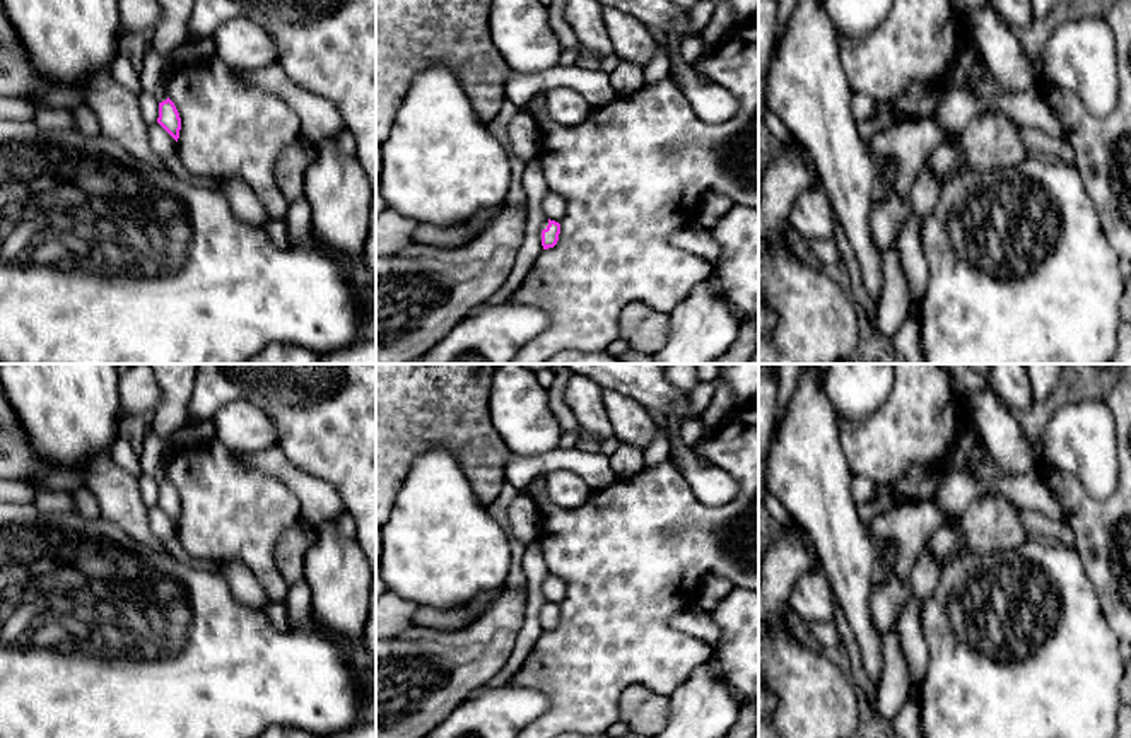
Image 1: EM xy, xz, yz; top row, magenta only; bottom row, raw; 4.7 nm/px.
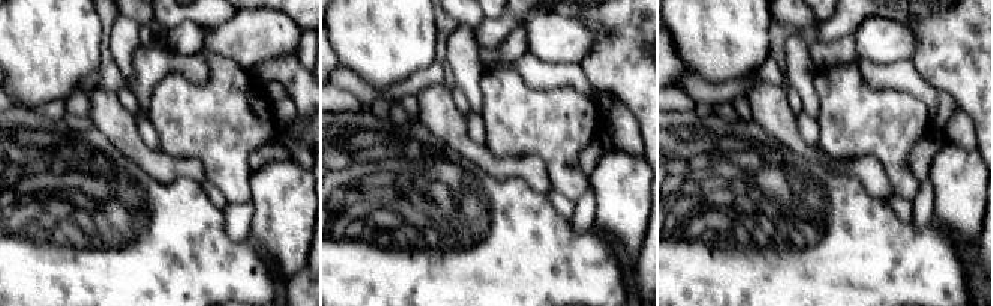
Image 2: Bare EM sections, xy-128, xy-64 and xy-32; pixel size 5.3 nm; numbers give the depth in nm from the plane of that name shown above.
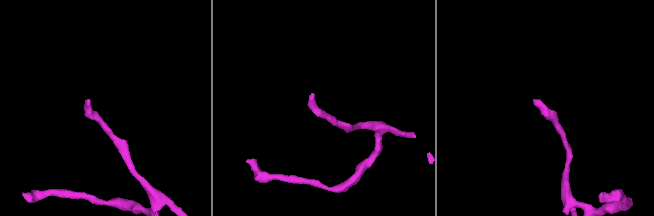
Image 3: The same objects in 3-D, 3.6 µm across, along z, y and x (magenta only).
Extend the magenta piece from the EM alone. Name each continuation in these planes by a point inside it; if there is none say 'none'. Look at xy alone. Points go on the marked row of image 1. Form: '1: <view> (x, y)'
1: xy (154, 70)

